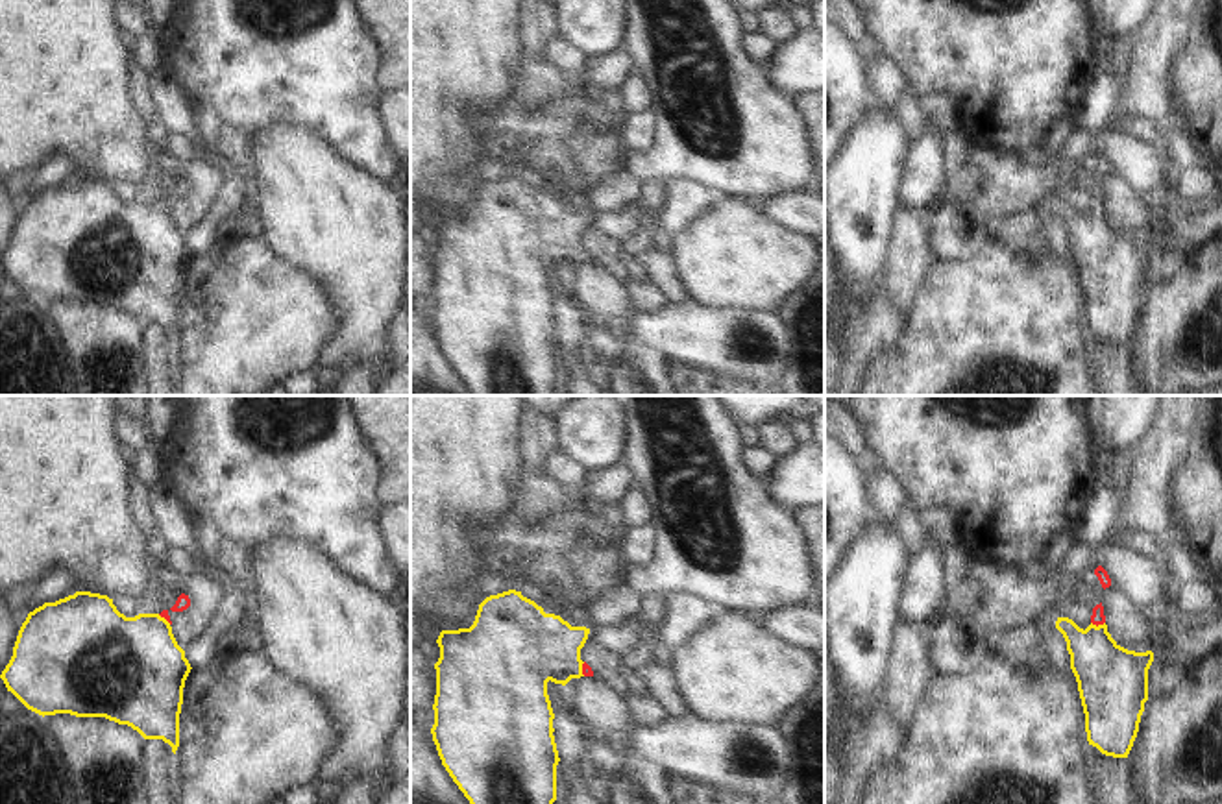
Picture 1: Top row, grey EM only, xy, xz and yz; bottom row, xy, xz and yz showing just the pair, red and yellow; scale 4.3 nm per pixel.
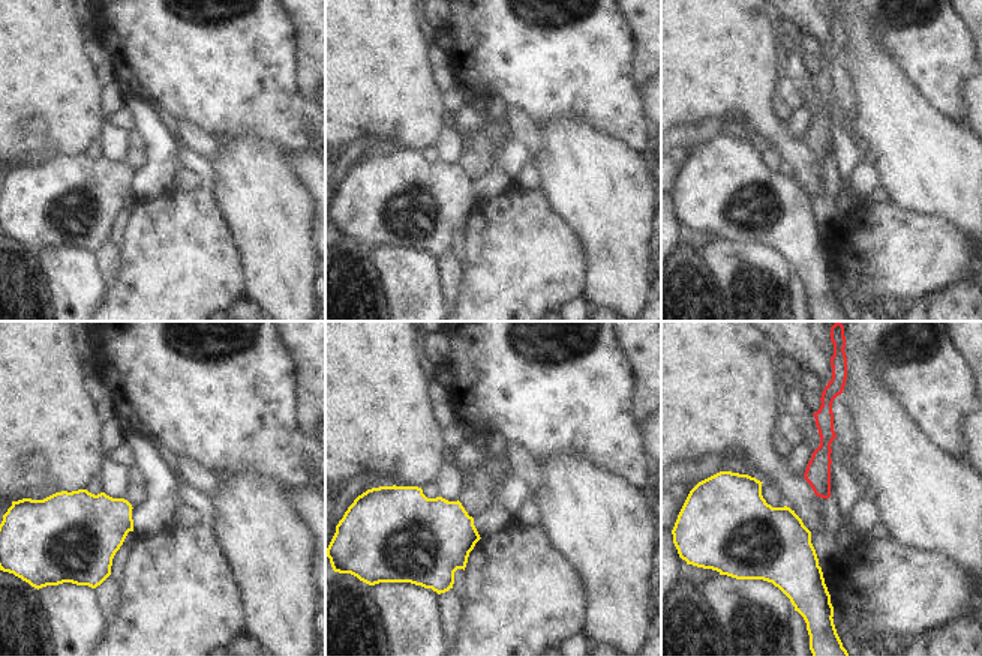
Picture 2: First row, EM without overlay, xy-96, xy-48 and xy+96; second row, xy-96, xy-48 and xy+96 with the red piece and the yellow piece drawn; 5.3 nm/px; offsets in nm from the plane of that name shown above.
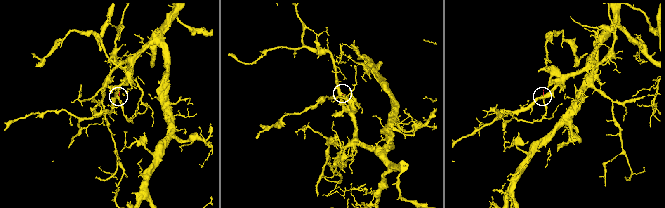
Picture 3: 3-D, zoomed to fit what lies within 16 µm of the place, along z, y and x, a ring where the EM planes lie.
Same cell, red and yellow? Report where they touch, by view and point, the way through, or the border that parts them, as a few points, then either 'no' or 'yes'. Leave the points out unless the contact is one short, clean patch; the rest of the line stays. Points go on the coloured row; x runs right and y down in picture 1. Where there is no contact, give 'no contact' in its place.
yz (1099, 623) | across yz (1097, 618), (1099, 623), (1099, 664), (1112, 679) | yes

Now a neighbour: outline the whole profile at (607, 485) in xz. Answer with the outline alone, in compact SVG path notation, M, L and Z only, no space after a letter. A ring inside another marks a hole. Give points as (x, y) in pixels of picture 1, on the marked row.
M621 460L610 468L588 471L586 482L577 493L588 506L619 503L636 484L632 469Z

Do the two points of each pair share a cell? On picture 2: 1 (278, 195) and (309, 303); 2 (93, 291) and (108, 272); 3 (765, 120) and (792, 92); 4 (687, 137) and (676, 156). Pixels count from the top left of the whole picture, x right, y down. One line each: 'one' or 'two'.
1: one
2: two
3: two
4: one

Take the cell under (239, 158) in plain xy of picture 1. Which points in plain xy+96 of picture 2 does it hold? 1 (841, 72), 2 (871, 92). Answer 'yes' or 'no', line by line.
1: yes
2: no

